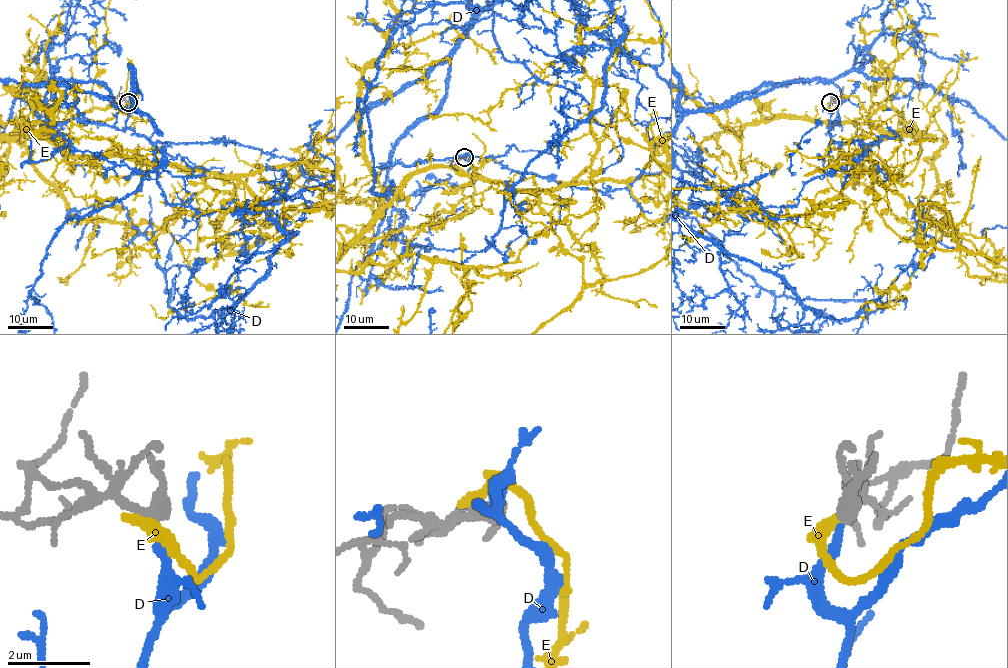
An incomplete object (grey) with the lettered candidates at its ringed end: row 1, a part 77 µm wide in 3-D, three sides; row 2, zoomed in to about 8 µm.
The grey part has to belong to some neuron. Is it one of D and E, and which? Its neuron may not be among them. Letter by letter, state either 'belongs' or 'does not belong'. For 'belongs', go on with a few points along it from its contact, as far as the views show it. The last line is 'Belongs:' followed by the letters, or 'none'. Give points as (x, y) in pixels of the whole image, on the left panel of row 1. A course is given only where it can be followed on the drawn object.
D: belongs
E: does not belong
Belongs: D

